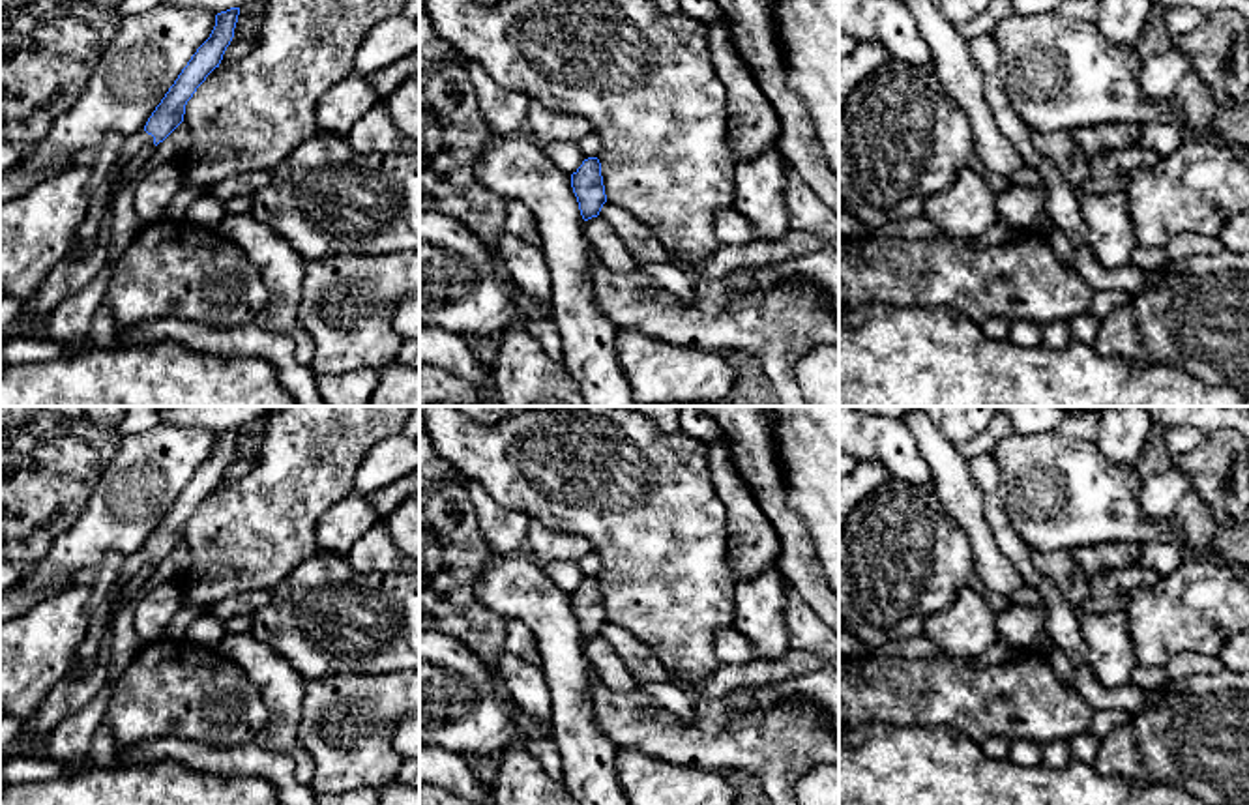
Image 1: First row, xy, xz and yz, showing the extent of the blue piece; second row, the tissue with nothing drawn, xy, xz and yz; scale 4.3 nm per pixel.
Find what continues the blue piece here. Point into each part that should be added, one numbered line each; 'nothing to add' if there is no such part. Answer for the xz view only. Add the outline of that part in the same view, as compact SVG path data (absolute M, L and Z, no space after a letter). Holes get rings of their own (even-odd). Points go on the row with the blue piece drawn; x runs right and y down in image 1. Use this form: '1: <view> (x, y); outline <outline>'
nothing to add

